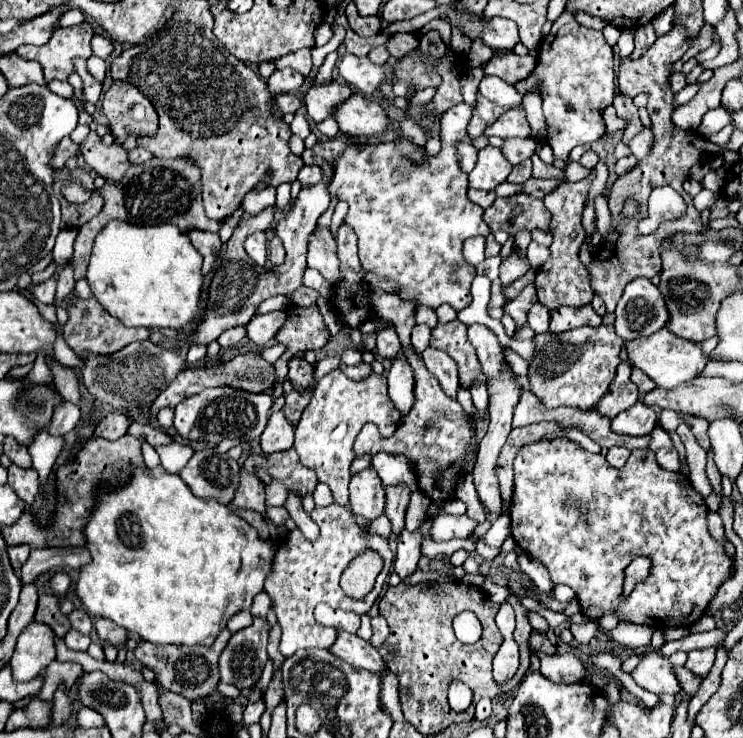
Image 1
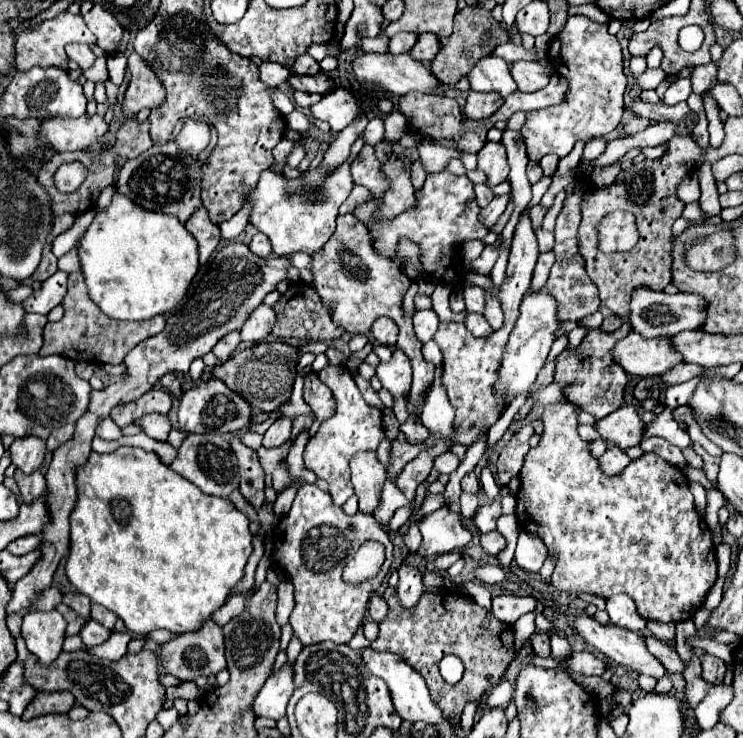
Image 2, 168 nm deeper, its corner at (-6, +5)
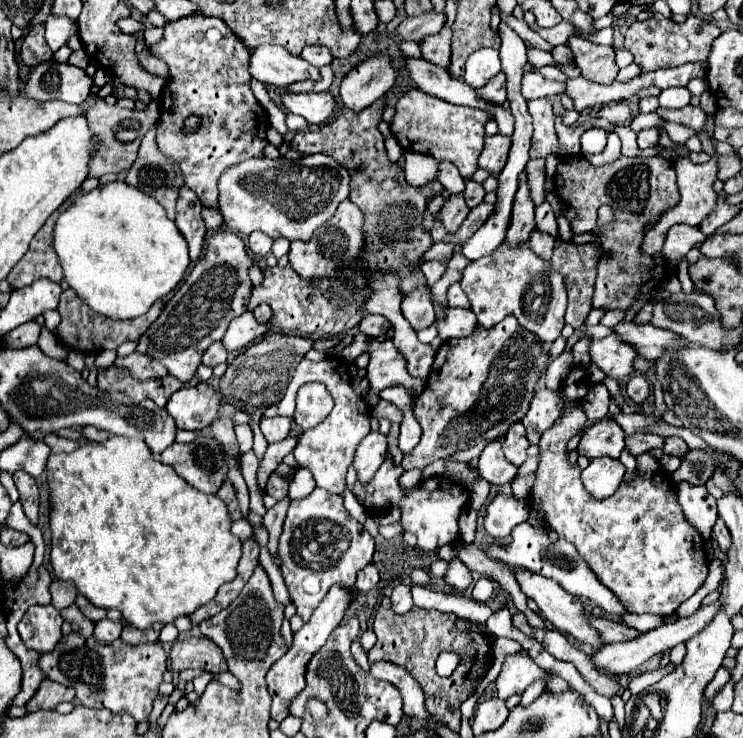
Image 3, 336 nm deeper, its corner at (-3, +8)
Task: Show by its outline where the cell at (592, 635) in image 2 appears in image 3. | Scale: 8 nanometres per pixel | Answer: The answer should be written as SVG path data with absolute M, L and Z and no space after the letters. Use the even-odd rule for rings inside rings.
M514 568L514 576L516 576L522 592L538 604L538 608L540 608L542 614L544 614L544 618L550 620L560 632L572 634L576 640L580 640L580 642L584 642L584 644L592 644L594 648L602 648L602 646L604 646L604 642L600 640L598 632L596 632L596 630L588 624L588 620L584 618L582 602L580 602L576 596L564 592L564 588L560 588L560 584L556 584L554 580L548 580L548 578L540 576L540 574L536 574L536 572L528 572L526 568Z

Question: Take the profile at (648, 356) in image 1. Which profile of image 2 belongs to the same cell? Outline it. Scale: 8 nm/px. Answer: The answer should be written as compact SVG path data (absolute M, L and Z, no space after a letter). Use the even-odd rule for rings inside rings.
M629 333L615 345L615 361L629 373L639 377L655 377L683 363L683 357L671 347L669 337L643 339L639 333Z

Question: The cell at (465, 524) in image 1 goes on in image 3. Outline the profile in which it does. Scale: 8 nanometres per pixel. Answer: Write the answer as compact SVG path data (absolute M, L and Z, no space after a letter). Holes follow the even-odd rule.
M498 494L488 506L484 528L496 540L504 540L506 536L510 536L510 532L516 524L520 524L528 518L528 514L530 514L530 508L524 500Z

